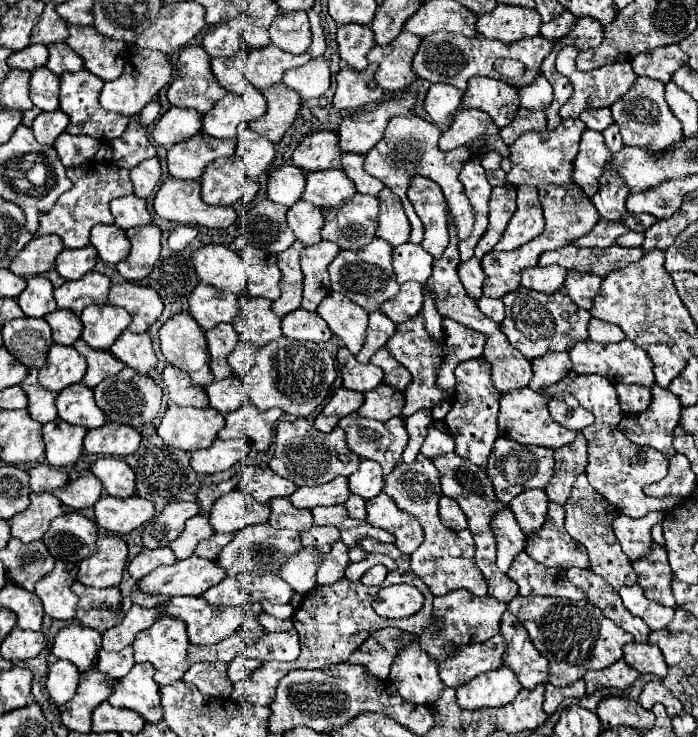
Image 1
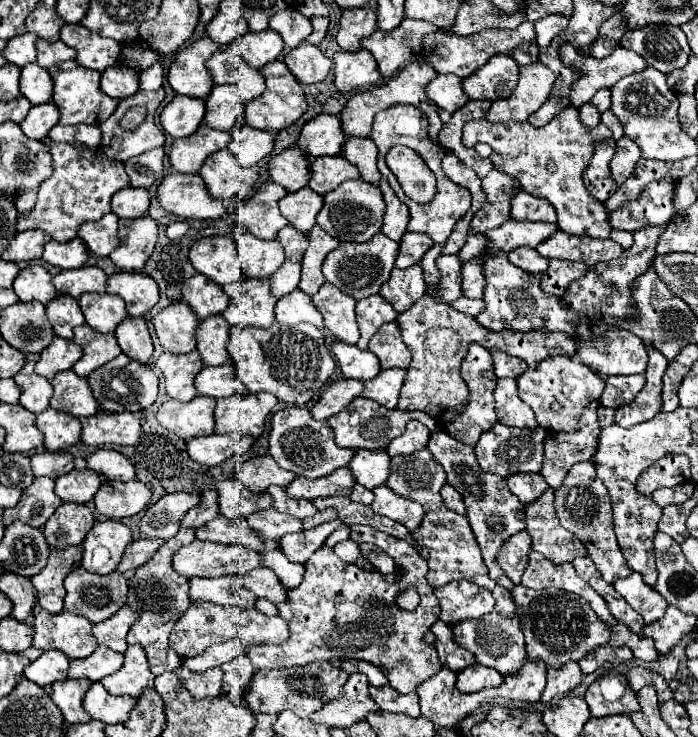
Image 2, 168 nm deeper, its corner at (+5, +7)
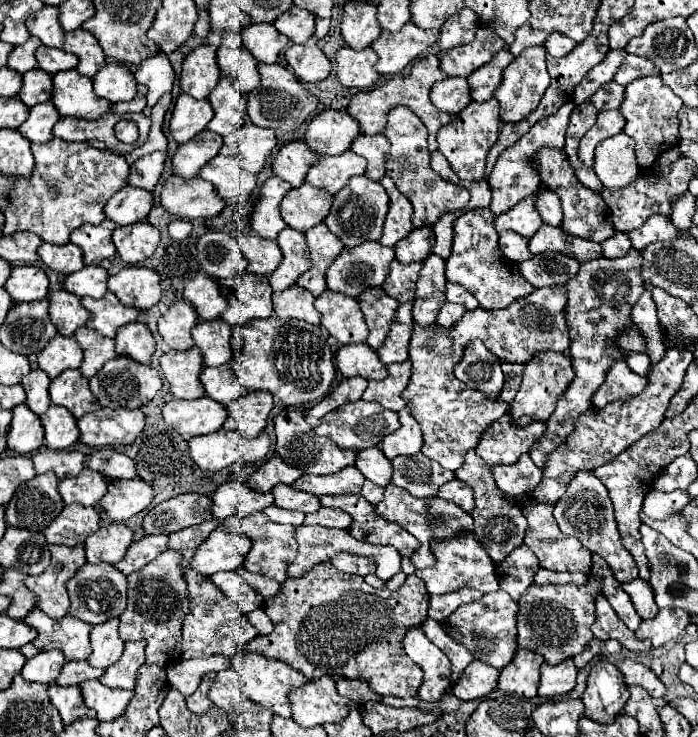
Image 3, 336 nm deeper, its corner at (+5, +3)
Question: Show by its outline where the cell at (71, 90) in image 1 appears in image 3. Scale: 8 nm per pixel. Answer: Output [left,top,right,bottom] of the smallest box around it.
[52,71,110,119]

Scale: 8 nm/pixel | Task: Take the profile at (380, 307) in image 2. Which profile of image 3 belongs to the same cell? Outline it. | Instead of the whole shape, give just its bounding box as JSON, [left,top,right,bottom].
[358,287,398,349]

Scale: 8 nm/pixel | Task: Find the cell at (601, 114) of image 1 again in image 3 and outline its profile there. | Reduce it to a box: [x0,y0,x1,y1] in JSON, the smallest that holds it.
[590,81,624,111]

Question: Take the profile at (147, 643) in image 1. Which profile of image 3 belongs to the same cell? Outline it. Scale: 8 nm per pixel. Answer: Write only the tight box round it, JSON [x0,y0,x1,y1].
[120,549,188,665]

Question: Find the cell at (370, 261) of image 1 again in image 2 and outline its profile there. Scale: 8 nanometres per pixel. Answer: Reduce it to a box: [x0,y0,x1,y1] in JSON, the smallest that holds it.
[322,233,398,301]

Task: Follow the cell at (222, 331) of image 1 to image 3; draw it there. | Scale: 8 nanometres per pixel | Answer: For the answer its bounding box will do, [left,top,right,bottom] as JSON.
[192,319,232,365]

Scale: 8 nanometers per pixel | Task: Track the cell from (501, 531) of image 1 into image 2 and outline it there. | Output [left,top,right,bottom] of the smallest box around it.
[498,531,530,585]

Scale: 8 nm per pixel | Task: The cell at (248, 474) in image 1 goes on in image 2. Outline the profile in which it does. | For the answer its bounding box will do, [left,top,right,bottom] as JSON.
[233,455,294,493]

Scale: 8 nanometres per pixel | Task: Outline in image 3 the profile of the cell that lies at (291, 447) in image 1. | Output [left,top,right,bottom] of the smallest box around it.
[274,409,356,475]

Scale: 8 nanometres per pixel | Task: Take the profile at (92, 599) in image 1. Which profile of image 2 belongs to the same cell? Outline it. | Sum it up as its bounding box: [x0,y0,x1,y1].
[64,567,128,625]

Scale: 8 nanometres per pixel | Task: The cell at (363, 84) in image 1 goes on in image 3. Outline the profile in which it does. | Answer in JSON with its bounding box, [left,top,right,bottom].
[336,45,380,89]

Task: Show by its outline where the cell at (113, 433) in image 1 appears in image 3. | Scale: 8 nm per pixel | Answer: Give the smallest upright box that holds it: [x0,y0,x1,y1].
[78,407,144,447]

